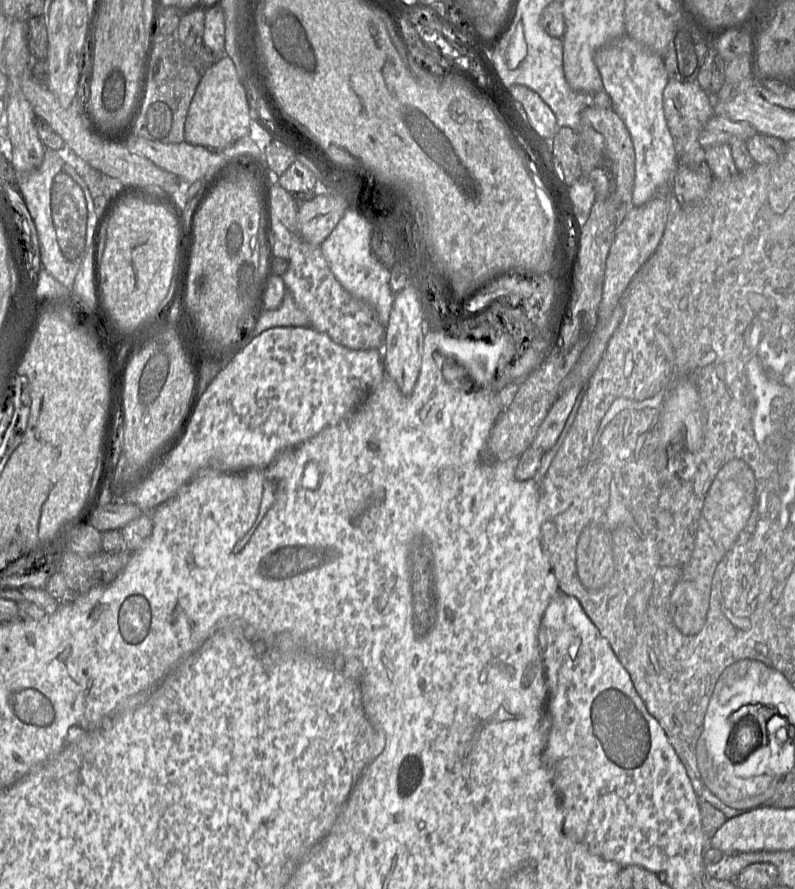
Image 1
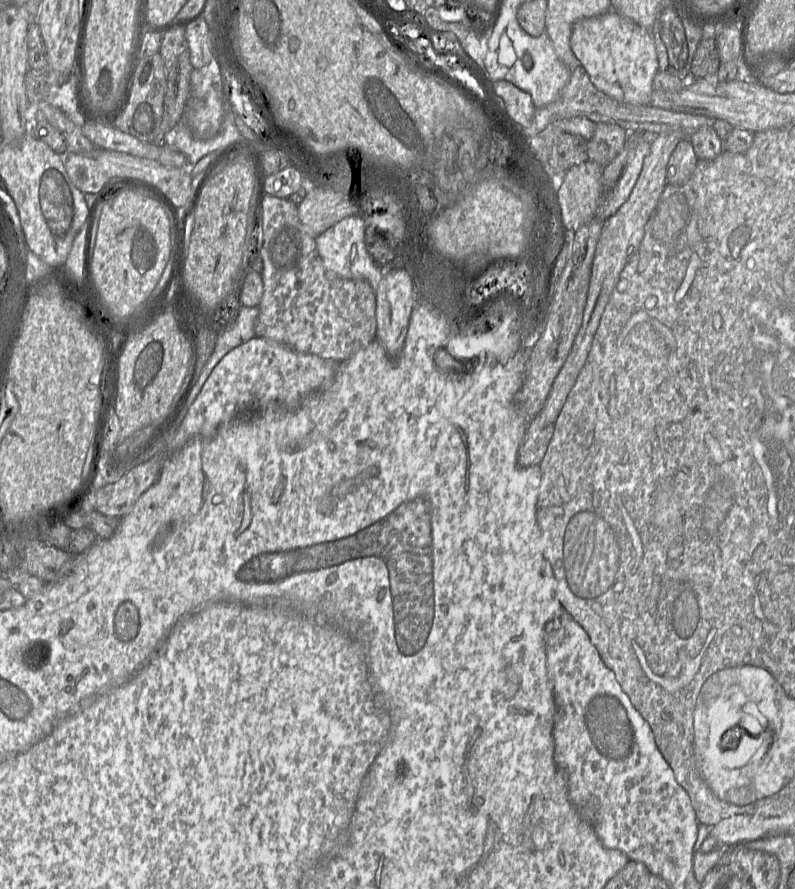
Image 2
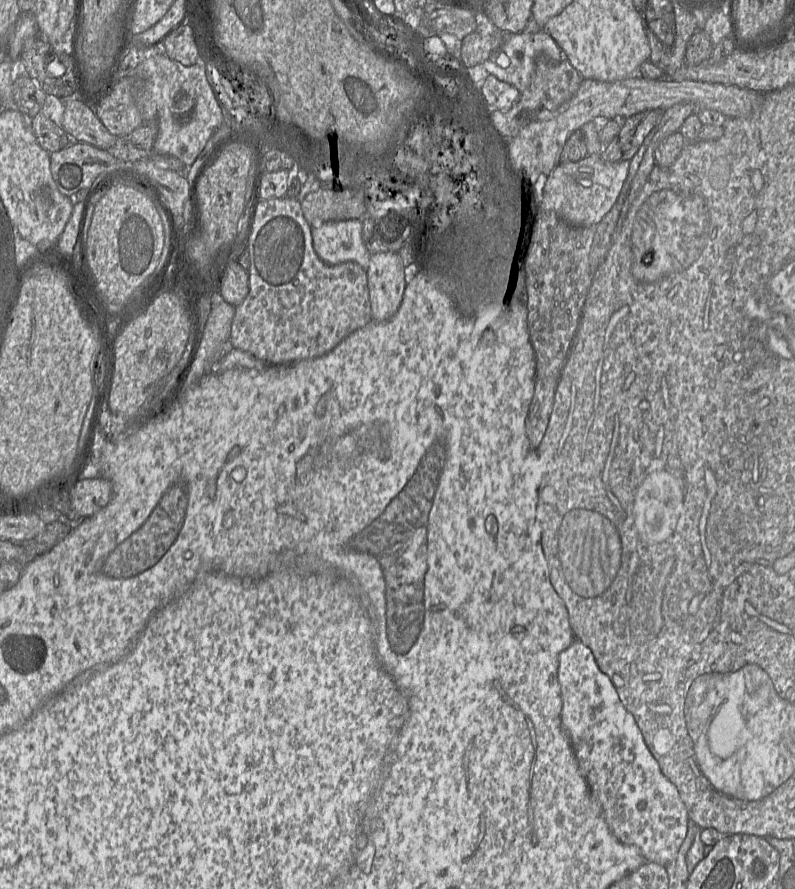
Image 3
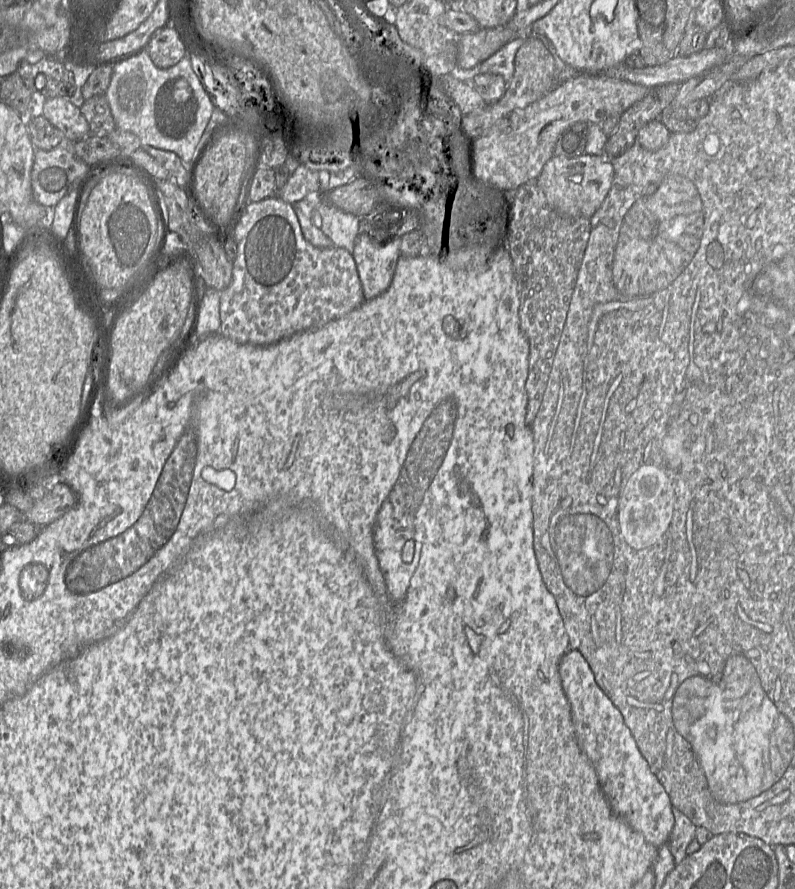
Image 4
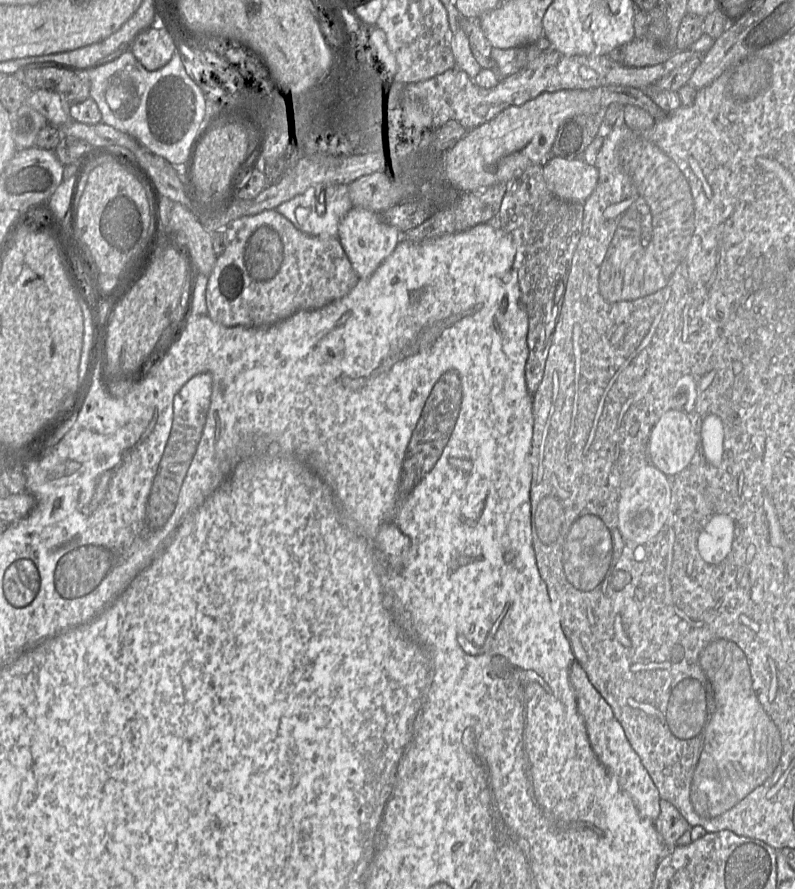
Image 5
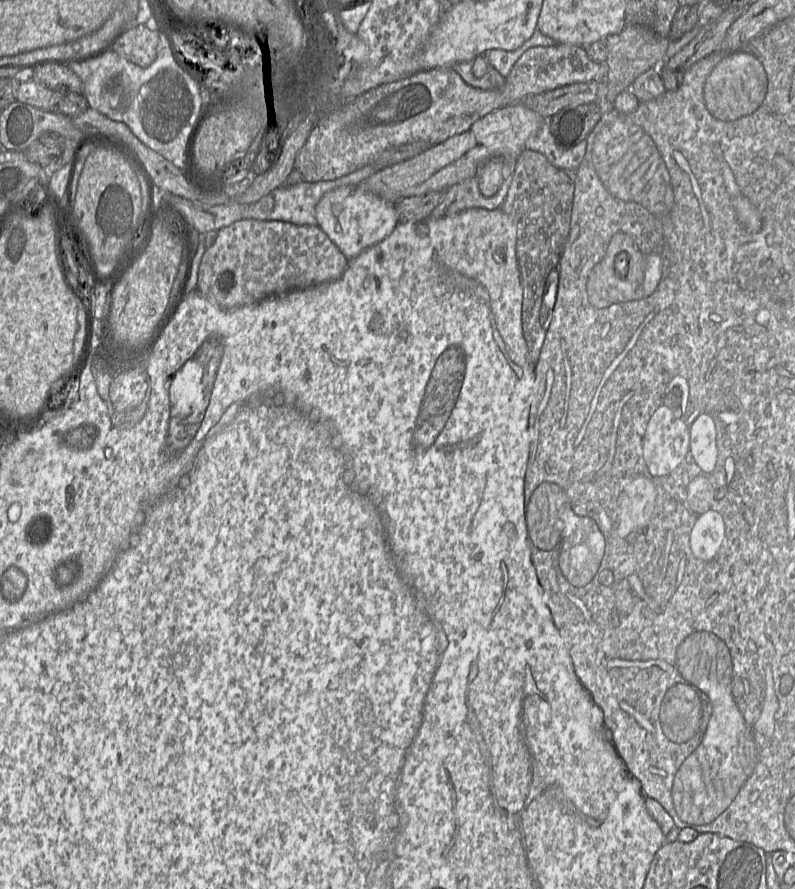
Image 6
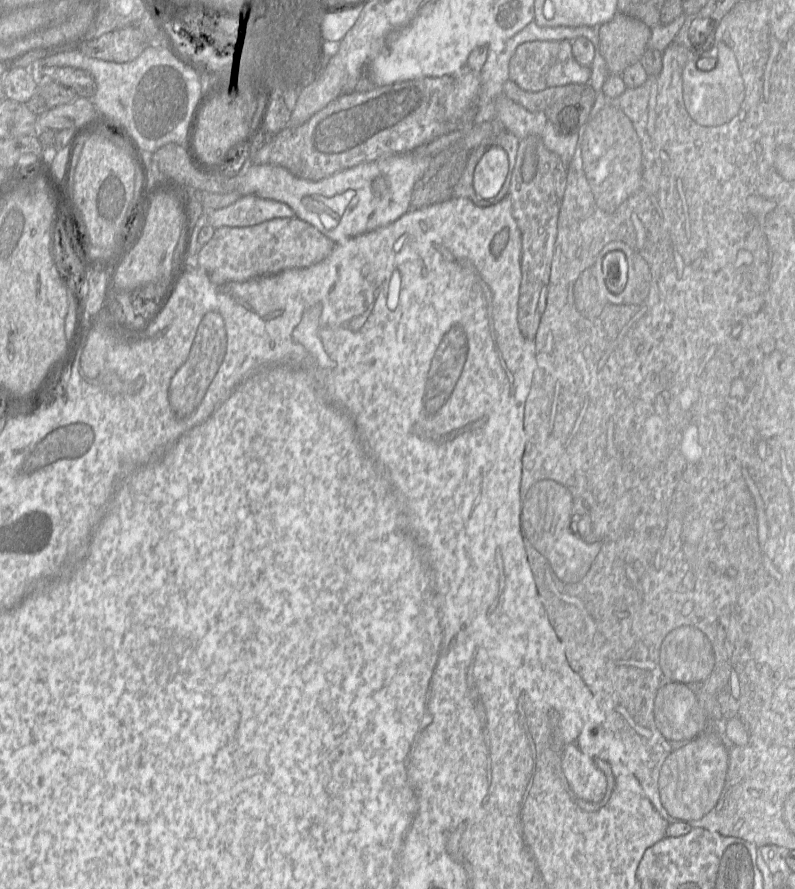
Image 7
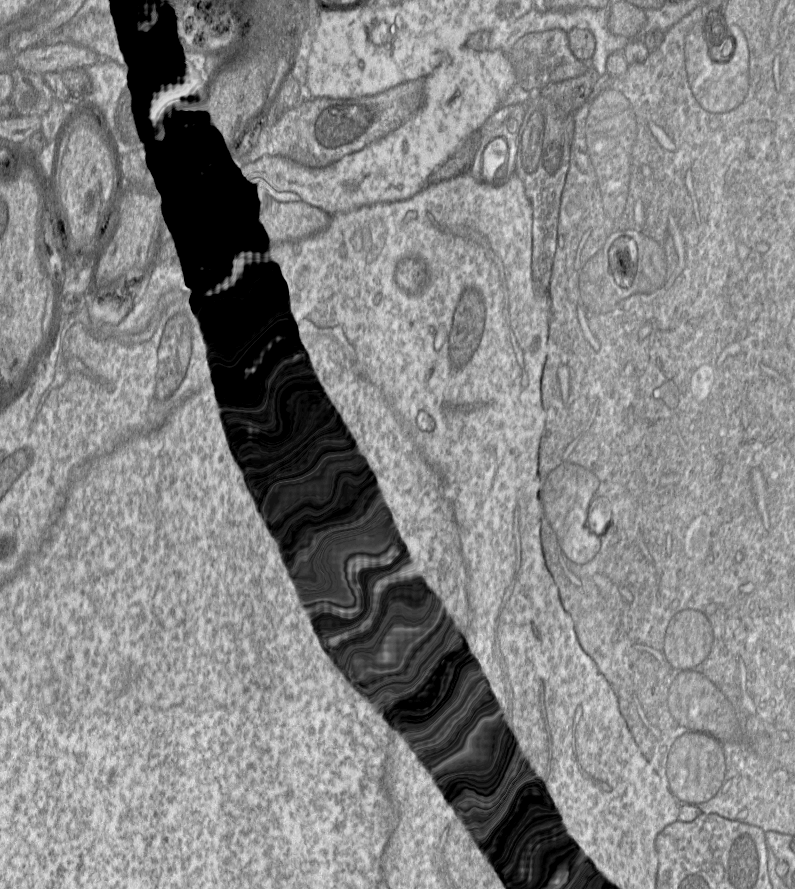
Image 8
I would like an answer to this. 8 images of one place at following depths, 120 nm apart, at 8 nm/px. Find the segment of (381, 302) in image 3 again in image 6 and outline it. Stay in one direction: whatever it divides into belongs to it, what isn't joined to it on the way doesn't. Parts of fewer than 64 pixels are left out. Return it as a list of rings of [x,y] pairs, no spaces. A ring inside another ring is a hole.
[[[360,186],[338,187],[326,193],[316,205],[317,226],[327,234],[347,259],[354,259],[393,232],[399,223],[395,204]]]

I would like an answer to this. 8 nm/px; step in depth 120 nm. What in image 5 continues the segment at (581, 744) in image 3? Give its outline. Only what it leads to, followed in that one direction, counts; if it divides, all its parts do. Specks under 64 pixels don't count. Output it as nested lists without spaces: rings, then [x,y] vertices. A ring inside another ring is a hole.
[[[574,659],[569,668],[569,680],[576,698],[588,742],[599,762],[609,772],[621,790],[632,800],[639,813],[655,822],[660,813],[660,795],[640,757],[629,743],[620,723],[605,699],[590,682],[586,672]]]

